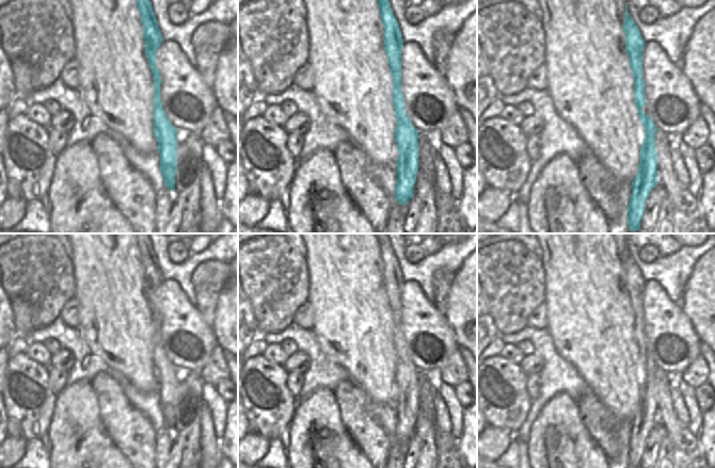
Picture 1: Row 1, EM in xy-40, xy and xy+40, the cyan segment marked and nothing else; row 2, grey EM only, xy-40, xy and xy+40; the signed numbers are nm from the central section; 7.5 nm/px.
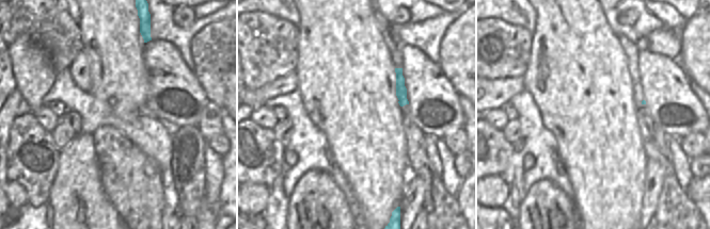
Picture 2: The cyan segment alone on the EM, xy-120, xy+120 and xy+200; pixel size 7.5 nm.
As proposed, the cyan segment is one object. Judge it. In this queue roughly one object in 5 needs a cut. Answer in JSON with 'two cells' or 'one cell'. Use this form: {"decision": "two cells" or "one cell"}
{"decision": "one cell"}

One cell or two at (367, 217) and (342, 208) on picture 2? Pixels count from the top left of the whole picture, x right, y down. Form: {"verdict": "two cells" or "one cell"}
{"verdict": "two cells"}

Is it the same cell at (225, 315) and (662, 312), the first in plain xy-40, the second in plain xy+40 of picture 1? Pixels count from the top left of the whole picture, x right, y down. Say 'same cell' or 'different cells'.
different cells

